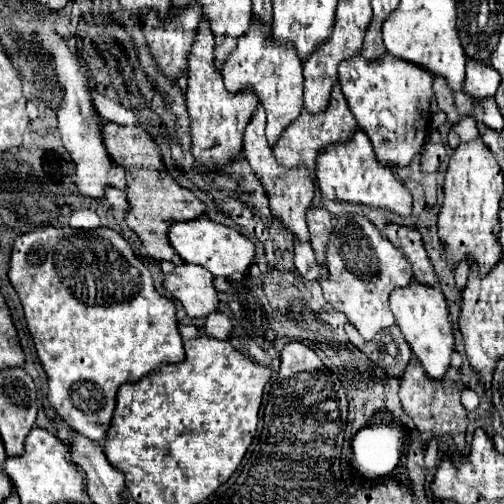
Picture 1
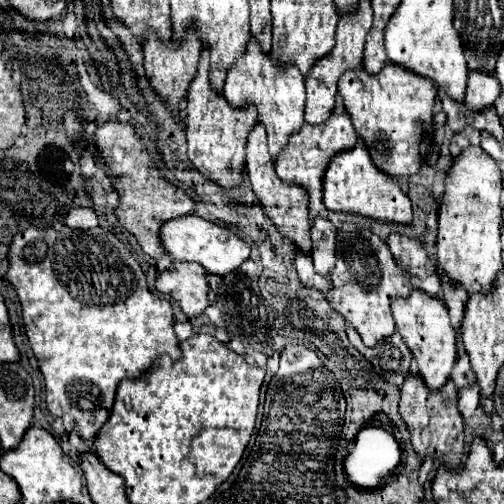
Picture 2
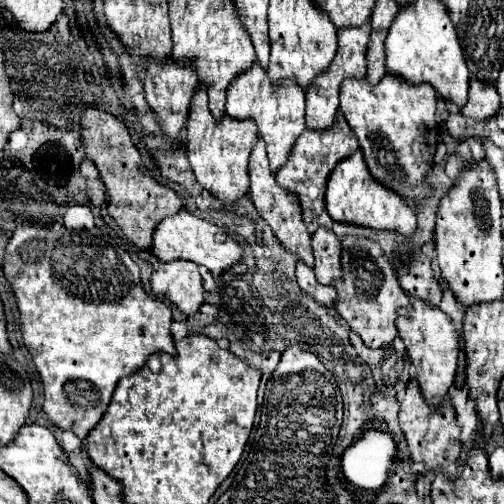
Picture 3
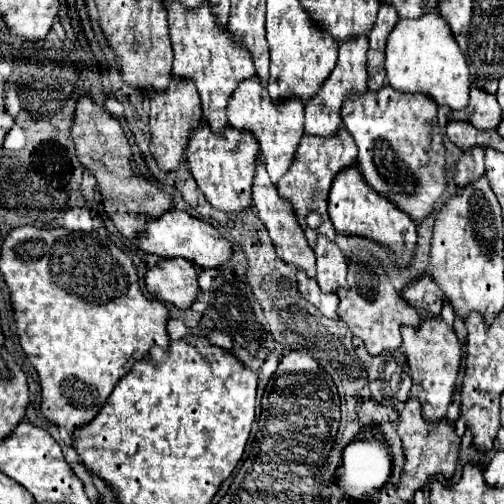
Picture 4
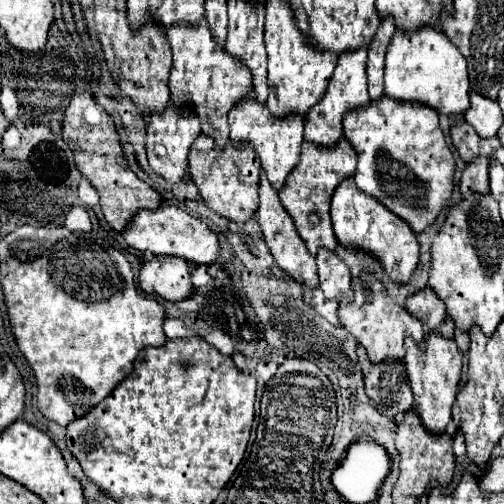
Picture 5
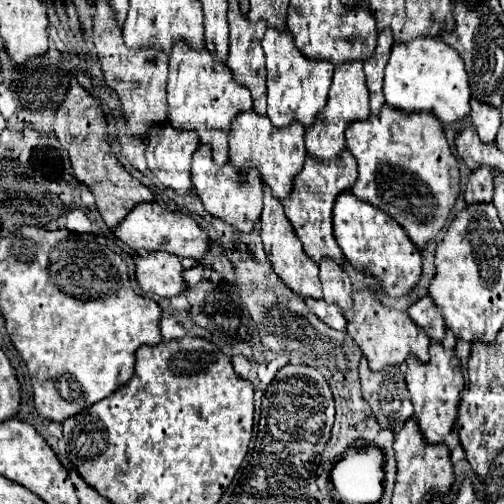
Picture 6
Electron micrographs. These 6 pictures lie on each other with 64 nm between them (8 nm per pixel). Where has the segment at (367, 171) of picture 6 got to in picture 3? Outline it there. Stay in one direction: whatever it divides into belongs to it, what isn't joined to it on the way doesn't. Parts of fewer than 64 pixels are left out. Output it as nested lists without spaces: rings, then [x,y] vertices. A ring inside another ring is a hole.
[[[388,74],[378,84],[370,84],[366,78],[346,78],[340,86],[340,110],[358,136],[368,170],[378,182],[404,196],[410,206],[430,194],[426,178],[434,164],[438,124],[436,92],[428,84],[408,88]]]

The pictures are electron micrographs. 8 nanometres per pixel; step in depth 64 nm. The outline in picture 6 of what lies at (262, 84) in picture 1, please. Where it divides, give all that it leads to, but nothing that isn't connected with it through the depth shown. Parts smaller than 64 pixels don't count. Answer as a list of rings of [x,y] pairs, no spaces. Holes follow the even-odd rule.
[[[240,112],[236,120],[232,120],[230,132],[230,158],[236,166],[256,166],[262,180],[270,184],[272,194],[282,200],[288,196],[292,188],[294,176],[300,172],[304,164],[306,148],[304,148],[304,128],[302,124],[290,124],[288,128],[272,128],[272,122],[266,114],[254,112]]]

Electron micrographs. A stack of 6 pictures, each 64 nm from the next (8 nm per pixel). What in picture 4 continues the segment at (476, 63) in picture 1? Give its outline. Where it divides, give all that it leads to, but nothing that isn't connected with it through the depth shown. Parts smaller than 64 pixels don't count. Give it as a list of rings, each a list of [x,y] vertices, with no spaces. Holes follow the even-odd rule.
[[[478,86],[470,88],[468,108],[462,108],[462,110],[456,110],[450,114],[450,118],[468,120],[476,128],[482,128],[482,130],[496,128],[500,124],[500,116],[502,116],[502,110],[500,110],[496,96],[480,90]]]

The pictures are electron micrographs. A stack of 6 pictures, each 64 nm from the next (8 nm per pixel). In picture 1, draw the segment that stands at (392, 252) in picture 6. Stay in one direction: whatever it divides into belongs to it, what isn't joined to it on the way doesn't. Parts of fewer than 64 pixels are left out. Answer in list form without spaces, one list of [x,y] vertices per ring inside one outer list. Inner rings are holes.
[[[360,128],[354,132],[348,144],[332,144],[332,148],[324,148],[324,152],[320,152],[316,158],[314,172],[324,198],[380,206],[398,214],[410,214],[412,196],[408,188],[394,176],[390,168],[384,168],[380,160],[376,160],[376,152],[372,152],[372,144],[368,144],[368,138],[364,132],[360,132]]]

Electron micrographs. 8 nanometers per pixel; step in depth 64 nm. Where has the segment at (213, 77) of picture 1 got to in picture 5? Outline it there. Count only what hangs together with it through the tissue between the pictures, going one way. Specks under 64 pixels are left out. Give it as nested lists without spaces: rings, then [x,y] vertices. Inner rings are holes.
[[[200,134],[192,144],[192,152],[188,154],[188,170],[210,210],[238,224],[244,224],[254,216],[254,210],[258,208],[256,188],[260,176],[260,160],[256,160],[256,152],[252,152],[252,148],[240,148],[234,152],[232,140],[220,148],[212,136]]]

